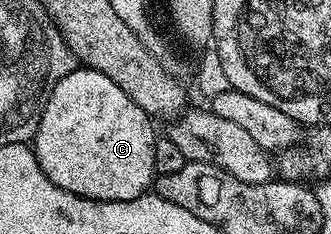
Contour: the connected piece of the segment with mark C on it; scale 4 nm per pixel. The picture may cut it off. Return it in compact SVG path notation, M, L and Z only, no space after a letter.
M83 65L77 66L54 85L36 130L34 154L42 173L62 189L80 195L83 199L130 201L145 194L157 176L154 169L154 145L158 138L153 120L141 107L134 105L106 73L98 73Z

